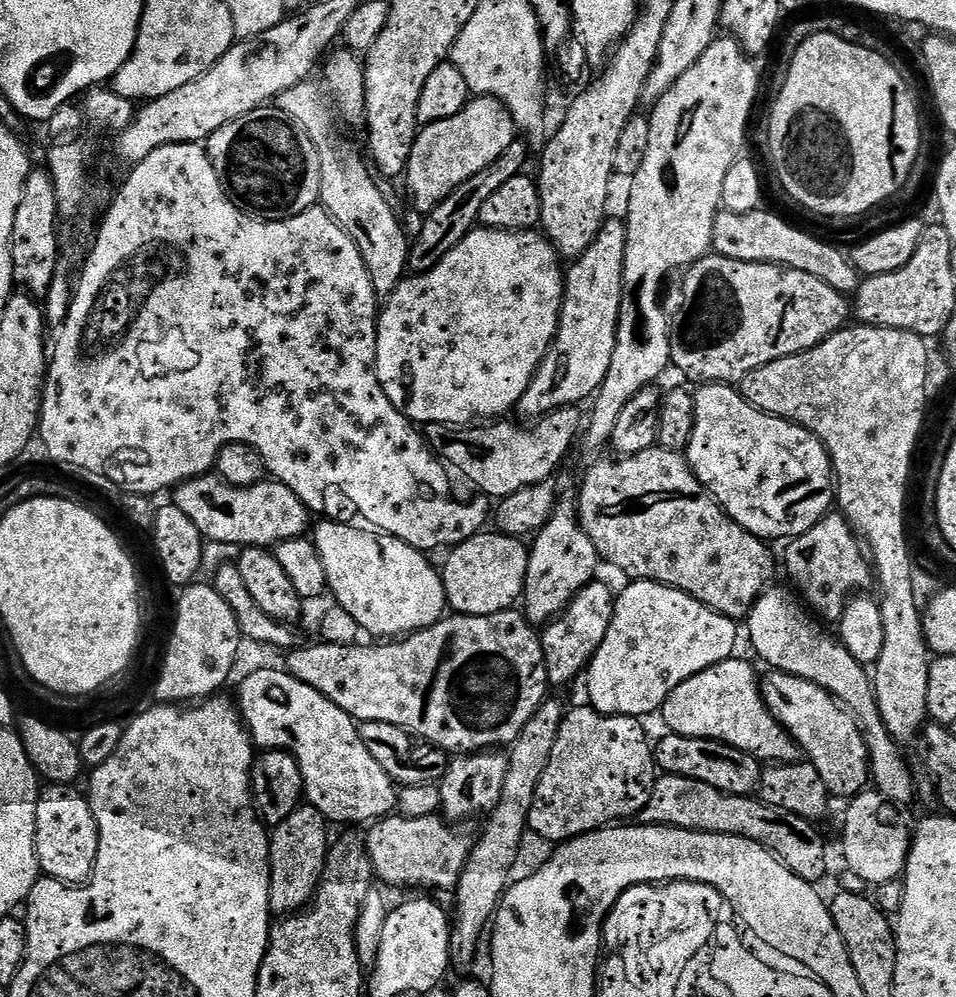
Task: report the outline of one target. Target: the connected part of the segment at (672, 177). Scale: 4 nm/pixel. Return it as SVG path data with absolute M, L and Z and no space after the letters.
M721 35L710 46L710 50L706 50L706 54L702 54L702 58L698 58L698 62L694 62L694 66L690 66L690 70L686 70L686 74L682 74L682 78L678 78L678 82L674 82L674 86L670 86L670 90L666 90L664 97L657 104L651 105L650 115L647 117L650 126L650 142L646 149L646 158L642 161L642 166L638 172L631 176L628 188L628 216L626 215L626 258L624 259L624 293L622 294L622 306L618 314L618 334L614 342L614 358L610 358L610 370L606 370L606 378L602 382L602 386L596 391L594 399L591 401L592 413L587 413L586 423L582 428L582 435L578 440L578 452L588 459L588 462L595 461L601 455L603 448L607 449L612 442L614 434L614 426L618 426L618 418L622 415L622 410L630 402L630 398L634 398L634 394L638 394L638 390L655 385L656 379L663 374L664 371L669 371L672 355L670 354L670 334L672 326L670 323L669 313L664 313L664 308L660 305L660 291L664 288L664 279L671 272L679 273L681 270L686 270L694 262L698 262L703 256L709 255L713 251L712 235L714 234L714 222L716 221L716 213L721 211L722 205L722 186L726 183L726 173L729 172L730 166L734 166L734 162L741 155L740 147L744 144L744 136L748 132L748 119L750 118L750 110L754 106L754 102L758 99L758 93L762 88L761 73L756 73L753 57L745 52L744 47L740 45L731 36Z

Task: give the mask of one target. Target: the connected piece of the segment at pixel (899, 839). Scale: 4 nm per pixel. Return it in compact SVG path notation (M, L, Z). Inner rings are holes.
M875 790L861 792L849 804L842 834L845 867L860 875L870 886L901 879L914 835L910 824L908 828L903 814L900 813L903 811Z

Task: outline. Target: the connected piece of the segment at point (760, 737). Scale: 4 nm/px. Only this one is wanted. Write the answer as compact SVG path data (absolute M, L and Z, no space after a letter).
M739 658L723 660L698 674L694 674L694 678L686 678L686 682L682 682L682 686L675 688L666 698L662 709L663 716L664 724L668 727L665 729L669 733L722 742L726 746L734 746L734 750L742 750L746 754L750 754L755 760L768 766L795 764L802 756L800 747L792 741L787 730L777 722L774 714L766 706L760 693L758 672L756 676L755 670L746 661L739 660Z

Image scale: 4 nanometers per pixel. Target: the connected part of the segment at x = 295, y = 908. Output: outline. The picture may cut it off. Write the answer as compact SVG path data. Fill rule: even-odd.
M301 806L286 818L286 822L271 829L270 850L270 906L276 918L291 916L308 907L320 888L320 879L328 867L328 828L330 821L318 809Z

